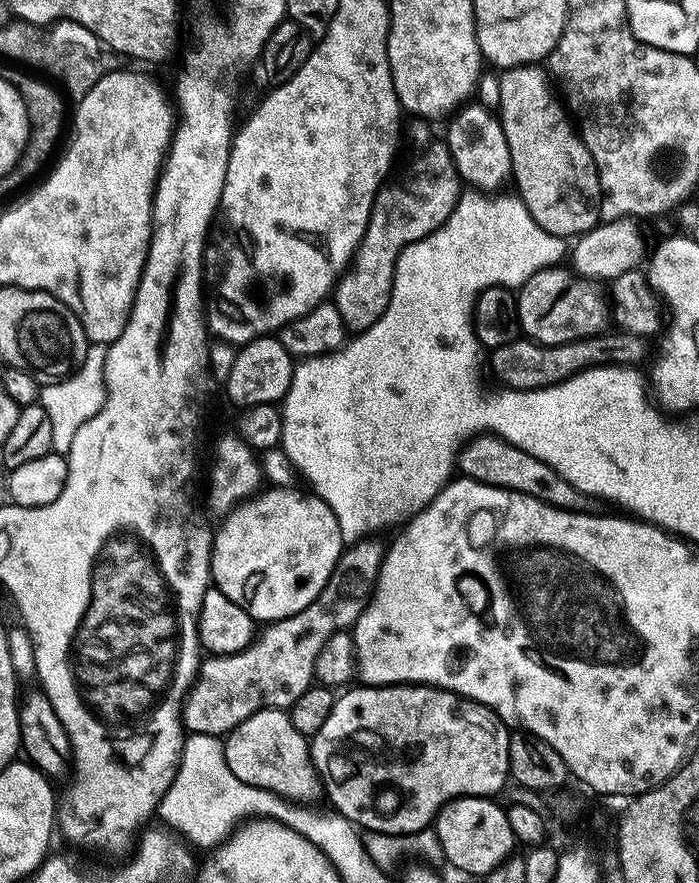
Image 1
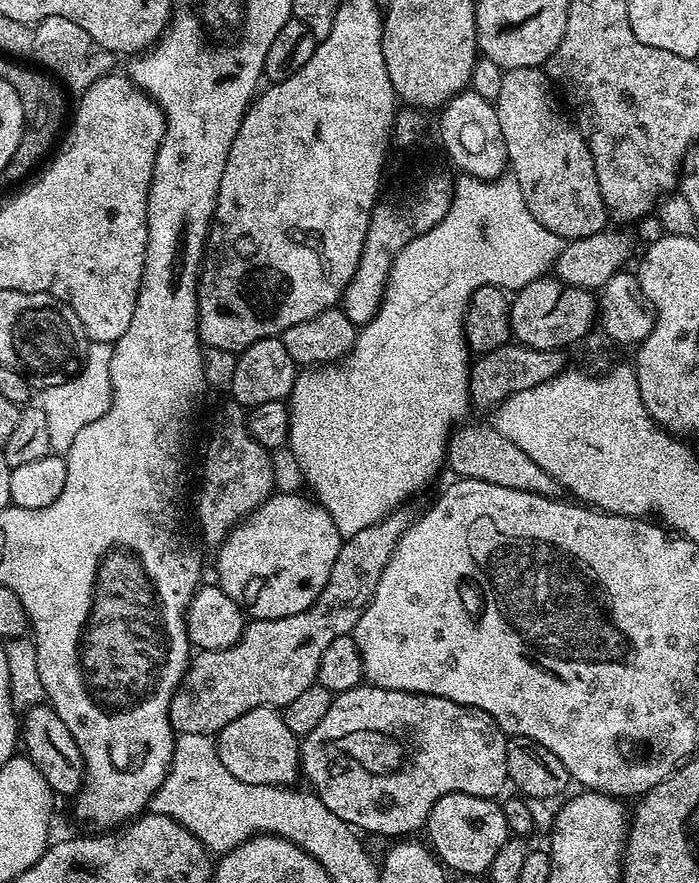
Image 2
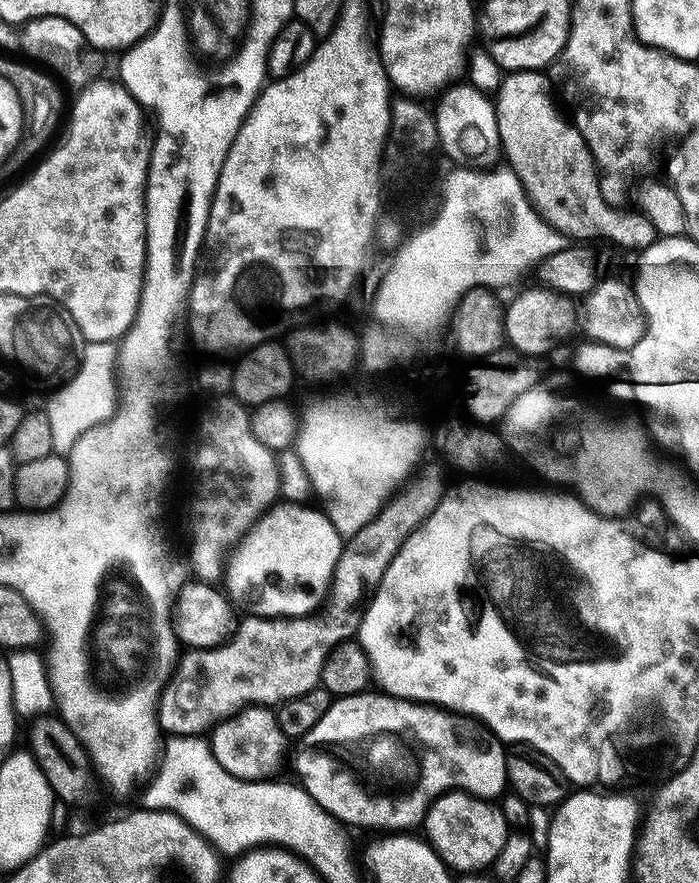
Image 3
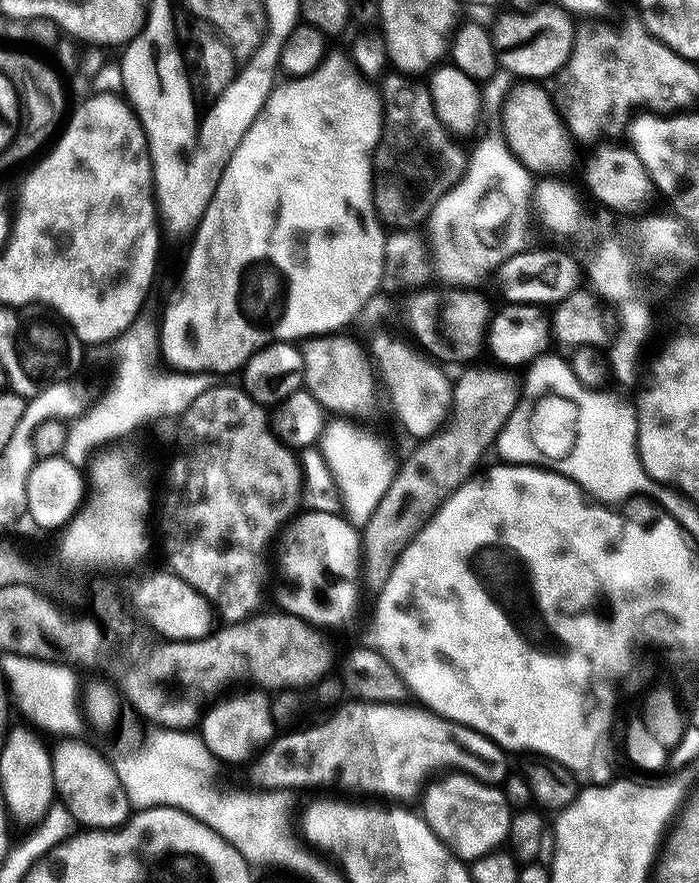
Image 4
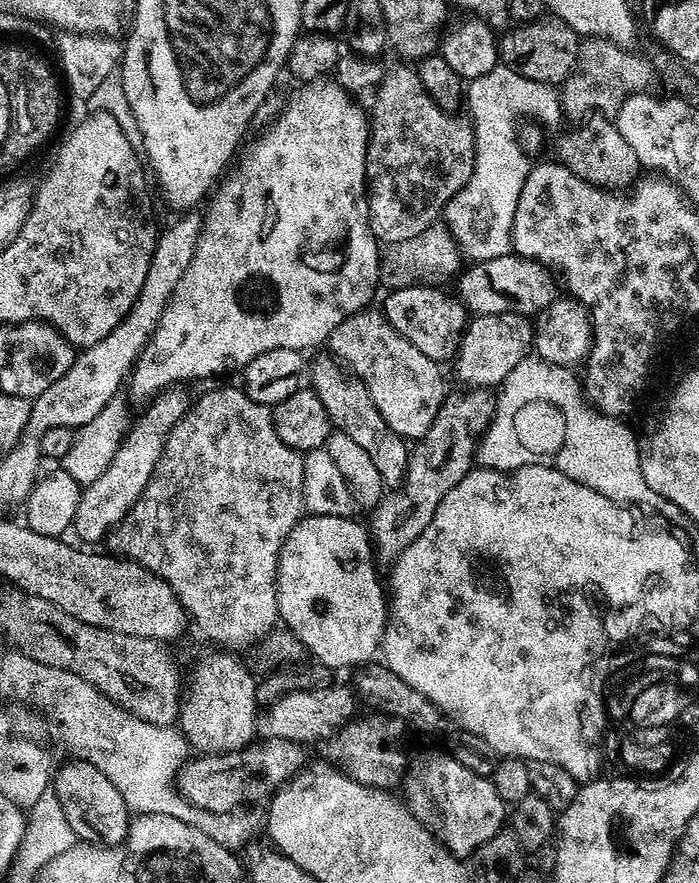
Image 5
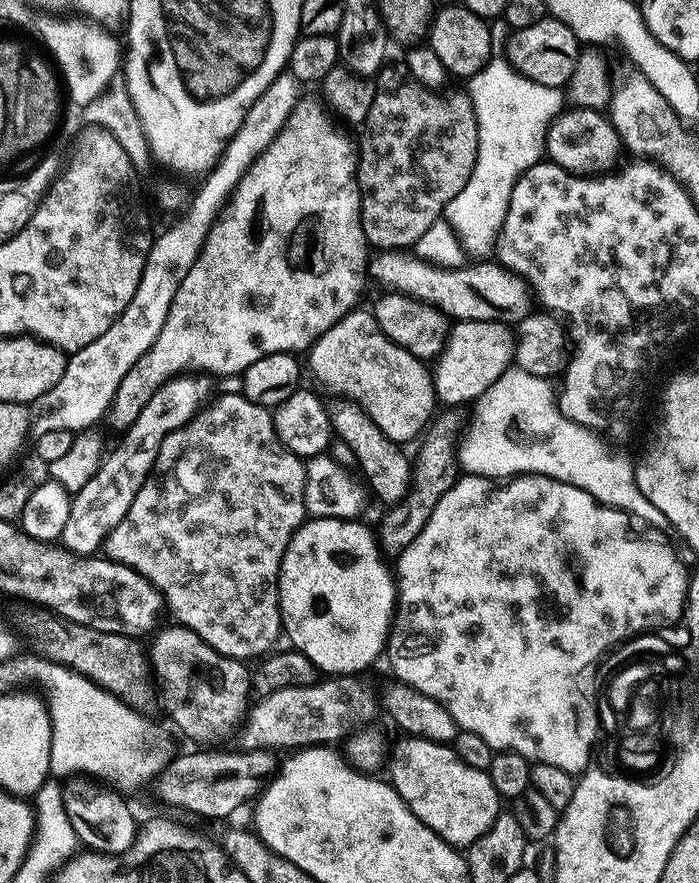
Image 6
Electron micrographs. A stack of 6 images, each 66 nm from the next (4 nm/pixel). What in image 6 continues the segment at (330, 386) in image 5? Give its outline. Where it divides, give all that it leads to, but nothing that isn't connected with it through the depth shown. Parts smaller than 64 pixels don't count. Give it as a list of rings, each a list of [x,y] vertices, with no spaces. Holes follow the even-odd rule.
[[[343,398],[335,402],[337,404],[333,403],[330,408],[335,435],[347,444],[357,461],[360,459],[361,466],[368,474],[367,483],[370,488],[372,483],[377,498],[384,503],[384,506],[400,503],[407,497],[408,489],[412,487],[413,465],[410,463],[410,456],[400,449],[401,445],[397,441],[386,438],[386,434],[382,434],[382,430],[364,413],[359,404]]]

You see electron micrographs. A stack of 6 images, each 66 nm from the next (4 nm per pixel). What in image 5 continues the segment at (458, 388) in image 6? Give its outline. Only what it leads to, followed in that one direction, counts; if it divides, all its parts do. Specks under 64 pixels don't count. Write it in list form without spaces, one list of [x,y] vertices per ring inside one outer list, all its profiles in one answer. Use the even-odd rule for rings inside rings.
[[[502,312],[473,320],[463,331],[458,344],[458,355],[454,360],[456,372],[472,384],[470,386],[501,385],[509,374],[519,369],[522,361],[529,355],[534,344],[533,321],[518,312]]]

